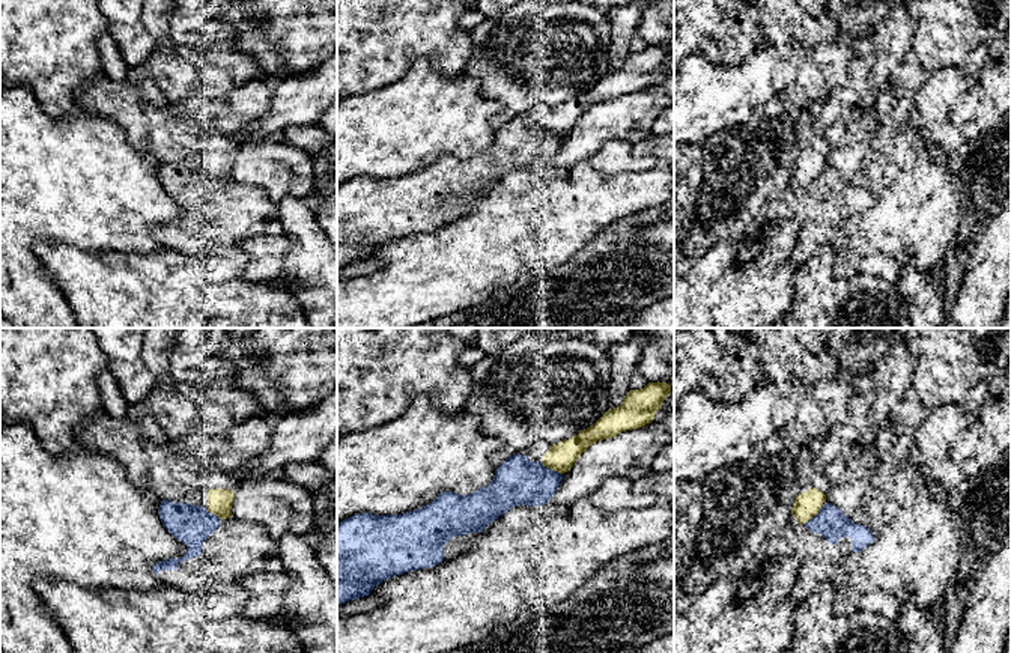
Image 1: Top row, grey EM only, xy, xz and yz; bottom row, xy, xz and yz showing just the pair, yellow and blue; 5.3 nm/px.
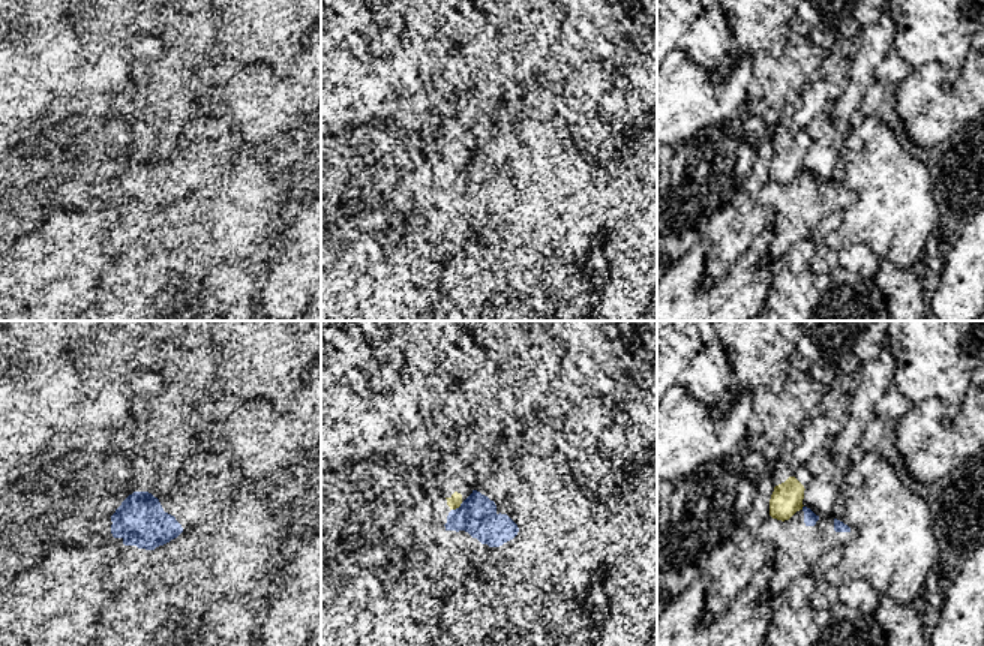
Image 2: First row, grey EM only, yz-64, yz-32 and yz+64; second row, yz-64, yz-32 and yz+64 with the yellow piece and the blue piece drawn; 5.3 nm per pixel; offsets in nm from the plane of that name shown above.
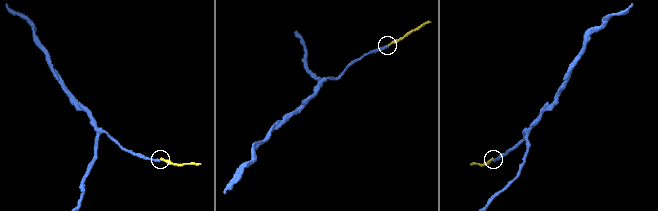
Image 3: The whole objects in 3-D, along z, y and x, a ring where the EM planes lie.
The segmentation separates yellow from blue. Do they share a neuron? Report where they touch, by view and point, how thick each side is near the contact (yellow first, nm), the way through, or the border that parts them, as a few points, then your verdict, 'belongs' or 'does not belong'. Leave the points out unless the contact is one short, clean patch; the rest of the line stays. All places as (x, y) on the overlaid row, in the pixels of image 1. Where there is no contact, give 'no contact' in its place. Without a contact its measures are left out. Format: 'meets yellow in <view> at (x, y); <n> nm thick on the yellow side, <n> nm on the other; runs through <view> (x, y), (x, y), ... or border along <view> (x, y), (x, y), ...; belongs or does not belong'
meets yellow in xz at (551, 468); 150 nm thick on the yellow side, 260 nm on the other; does not belong

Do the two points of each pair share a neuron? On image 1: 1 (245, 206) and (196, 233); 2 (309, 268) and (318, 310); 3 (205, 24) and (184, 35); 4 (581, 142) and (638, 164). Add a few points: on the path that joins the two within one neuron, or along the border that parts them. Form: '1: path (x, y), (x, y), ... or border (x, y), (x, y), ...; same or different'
1: path (233, 214), (223, 224), (208, 232); same
2: path (318, 279), (318, 300); same
3: path (200, 24), (188, 33); same
4: border (631, 143), (608, 140), (587, 160); different

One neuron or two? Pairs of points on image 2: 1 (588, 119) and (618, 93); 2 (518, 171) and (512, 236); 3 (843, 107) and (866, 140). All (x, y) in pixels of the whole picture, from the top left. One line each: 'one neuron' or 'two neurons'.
1: one neuron
2: one neuron
3: two neurons

